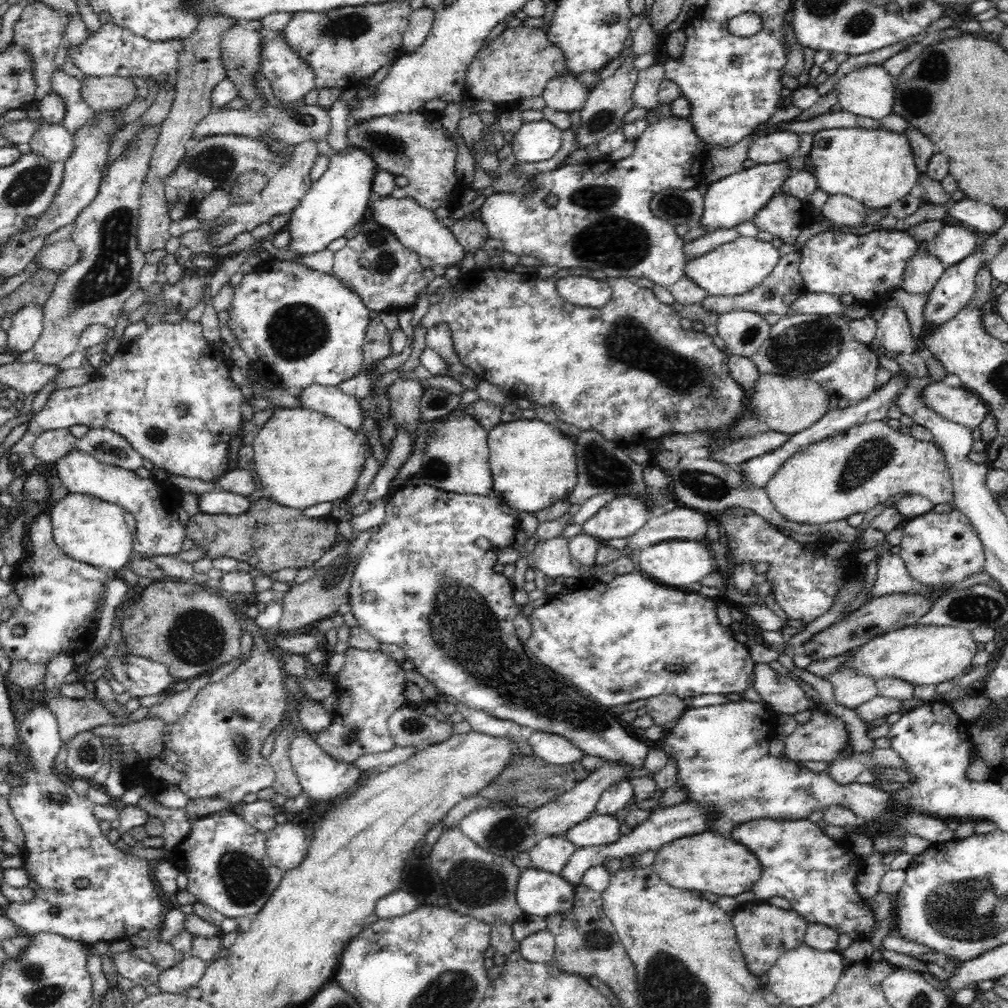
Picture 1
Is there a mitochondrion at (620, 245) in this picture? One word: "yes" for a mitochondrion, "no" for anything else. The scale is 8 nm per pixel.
yes

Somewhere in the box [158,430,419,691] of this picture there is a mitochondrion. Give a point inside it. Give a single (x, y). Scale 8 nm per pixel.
(197, 637)

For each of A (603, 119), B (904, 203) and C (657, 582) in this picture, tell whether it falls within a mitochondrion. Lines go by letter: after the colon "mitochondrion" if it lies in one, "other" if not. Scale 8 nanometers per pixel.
A: mitochondrion
B: other
C: other

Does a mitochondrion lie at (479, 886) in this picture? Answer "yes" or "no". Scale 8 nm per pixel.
yes

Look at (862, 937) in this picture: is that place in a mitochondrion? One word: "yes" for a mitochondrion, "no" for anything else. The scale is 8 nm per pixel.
no

